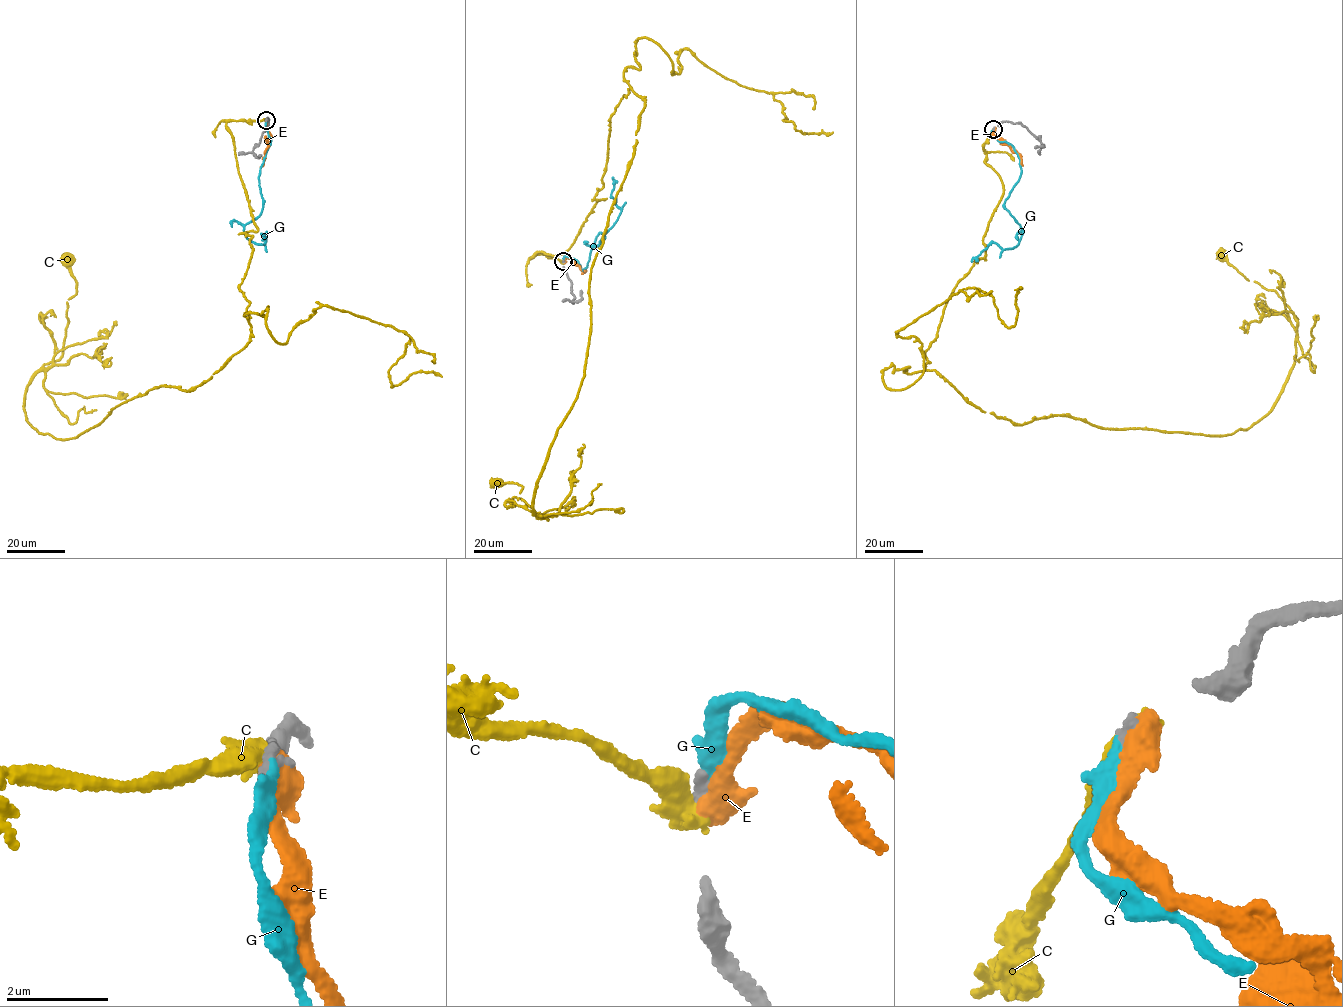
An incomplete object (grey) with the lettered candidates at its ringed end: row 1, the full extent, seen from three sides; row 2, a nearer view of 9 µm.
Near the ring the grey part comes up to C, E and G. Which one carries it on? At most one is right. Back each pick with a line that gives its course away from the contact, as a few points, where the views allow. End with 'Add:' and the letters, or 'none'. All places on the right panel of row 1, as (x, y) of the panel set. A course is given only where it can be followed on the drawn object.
G: Its course: (993, 129), (1019, 159), (1003, 207), (1023, 234), (1012, 248), (992, 242), (971, 262)
Add: G

